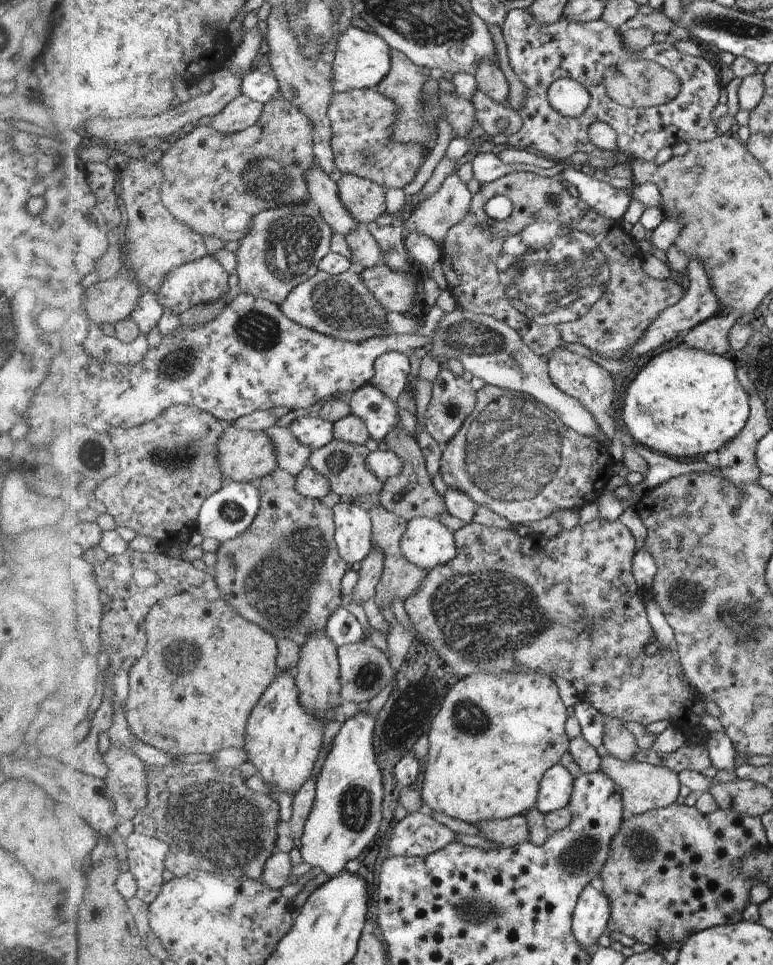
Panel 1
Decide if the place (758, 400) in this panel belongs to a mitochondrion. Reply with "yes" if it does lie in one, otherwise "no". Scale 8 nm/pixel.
no

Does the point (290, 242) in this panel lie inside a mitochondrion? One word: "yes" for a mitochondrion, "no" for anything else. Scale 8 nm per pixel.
yes

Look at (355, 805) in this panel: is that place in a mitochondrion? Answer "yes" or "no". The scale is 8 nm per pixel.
yes

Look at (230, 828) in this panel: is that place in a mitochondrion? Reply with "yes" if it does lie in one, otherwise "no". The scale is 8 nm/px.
yes

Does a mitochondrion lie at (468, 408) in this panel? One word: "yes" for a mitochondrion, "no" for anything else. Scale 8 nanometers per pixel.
yes

